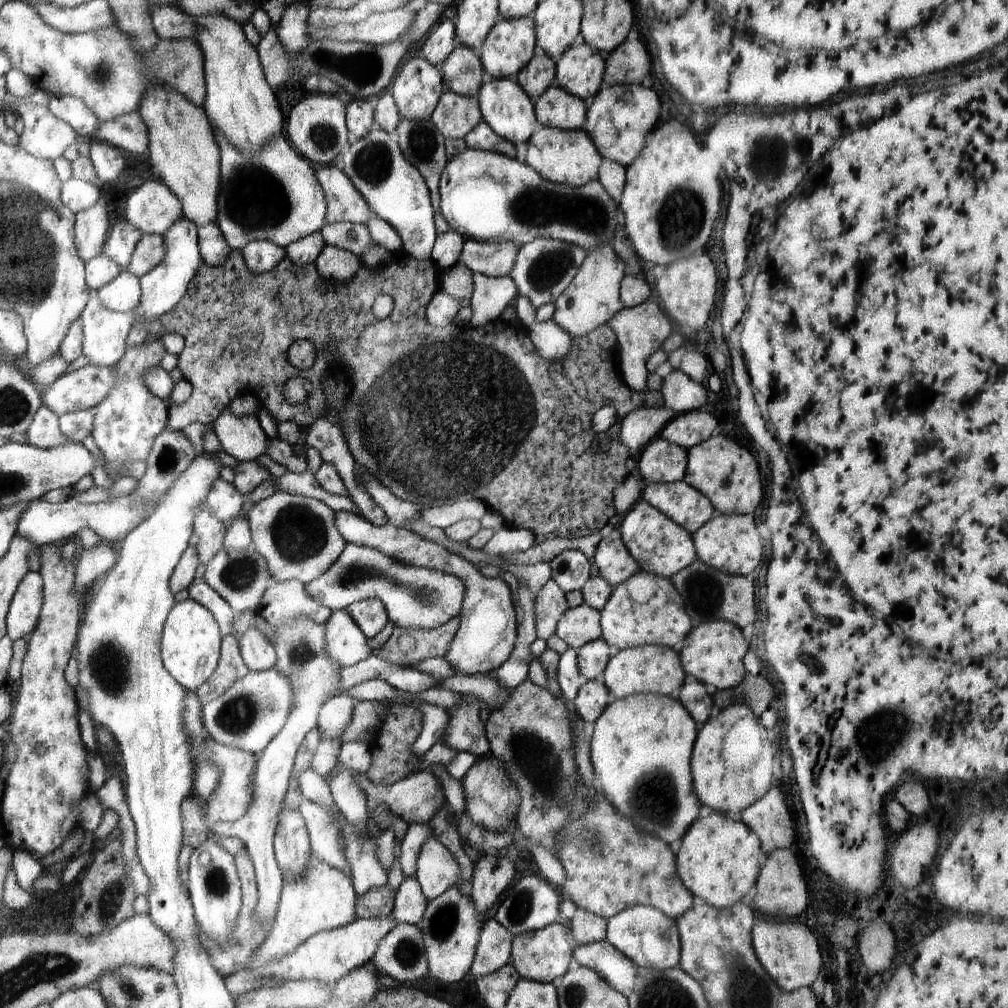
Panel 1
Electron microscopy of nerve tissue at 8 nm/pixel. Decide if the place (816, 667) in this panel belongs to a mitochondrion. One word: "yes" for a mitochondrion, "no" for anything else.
no

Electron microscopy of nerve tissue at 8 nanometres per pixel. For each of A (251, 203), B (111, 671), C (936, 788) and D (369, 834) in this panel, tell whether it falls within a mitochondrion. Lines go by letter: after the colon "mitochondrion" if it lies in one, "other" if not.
A: mitochondrion
B: mitochondrion
C: other
D: other

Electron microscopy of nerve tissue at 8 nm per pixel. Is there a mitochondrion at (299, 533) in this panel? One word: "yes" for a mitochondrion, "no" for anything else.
yes

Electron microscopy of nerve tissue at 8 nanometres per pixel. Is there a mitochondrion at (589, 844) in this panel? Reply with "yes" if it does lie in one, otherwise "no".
yes

